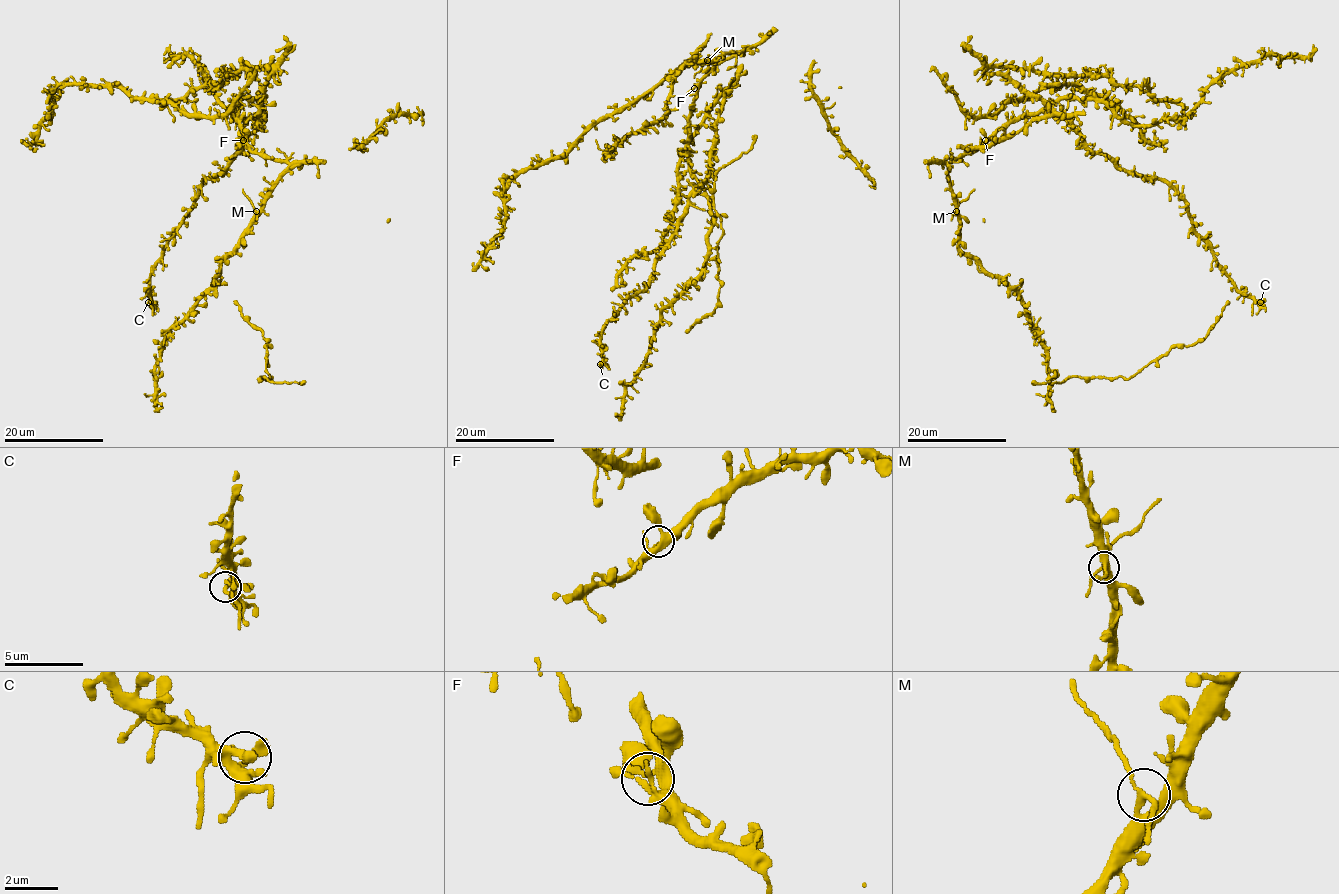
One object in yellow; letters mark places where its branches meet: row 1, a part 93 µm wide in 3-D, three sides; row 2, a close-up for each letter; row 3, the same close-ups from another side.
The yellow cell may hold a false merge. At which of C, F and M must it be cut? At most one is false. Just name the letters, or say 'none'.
M

